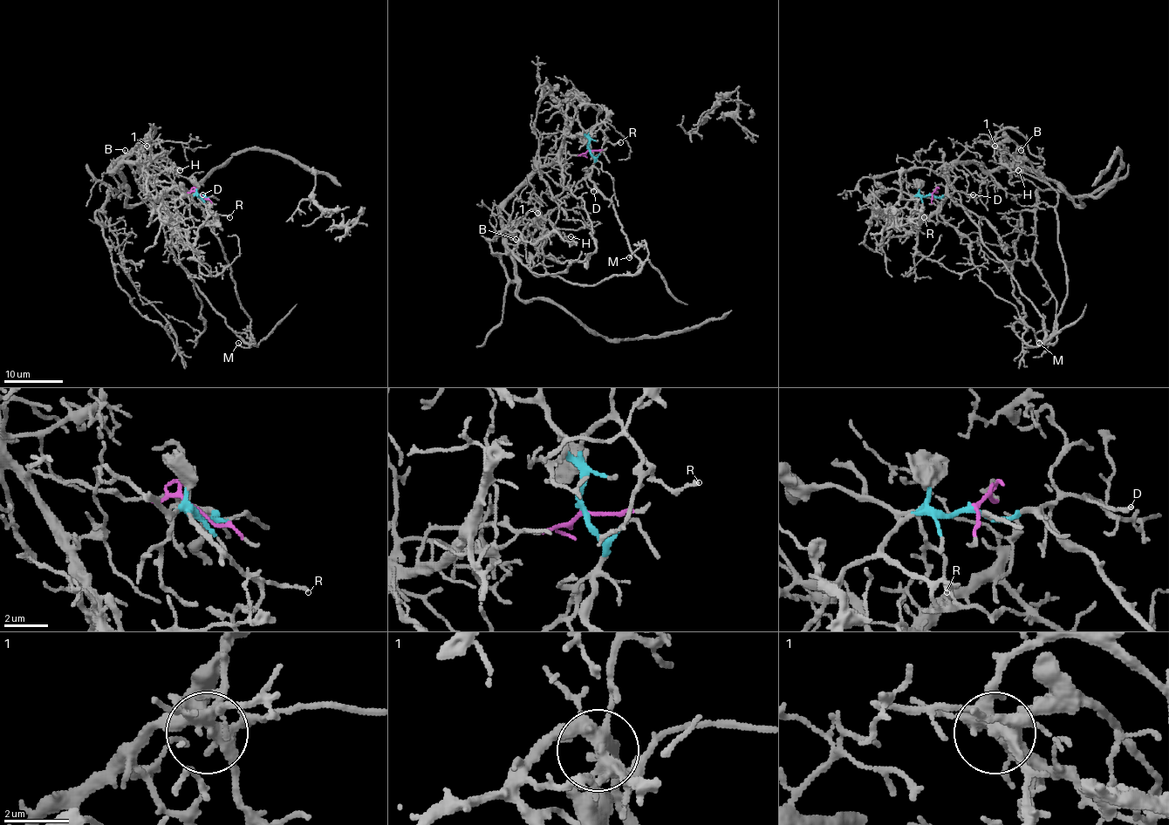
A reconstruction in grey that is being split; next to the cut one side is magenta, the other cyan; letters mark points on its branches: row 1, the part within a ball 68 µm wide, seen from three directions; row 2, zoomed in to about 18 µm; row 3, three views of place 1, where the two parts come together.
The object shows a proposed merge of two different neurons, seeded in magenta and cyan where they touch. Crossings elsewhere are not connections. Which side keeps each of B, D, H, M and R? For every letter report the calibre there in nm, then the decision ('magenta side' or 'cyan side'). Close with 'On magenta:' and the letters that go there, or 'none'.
B: 150 nm | cyan side
D: 190 nm | cyan side
H: 140 nm | magenta side
M: 180 nm | cyan side
R: 170 nm | cyan side
On magenta: H

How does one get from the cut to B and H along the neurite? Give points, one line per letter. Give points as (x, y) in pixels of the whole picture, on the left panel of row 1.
B: (198, 195), (251, 319), (248, 337), (226, 323), (167, 241), (162, 215), (124, 149)
H: (199, 195), (152, 183), (140, 164), (121, 163), (109, 170), (140, 144), (164, 167), (168, 161), (180, 170)

